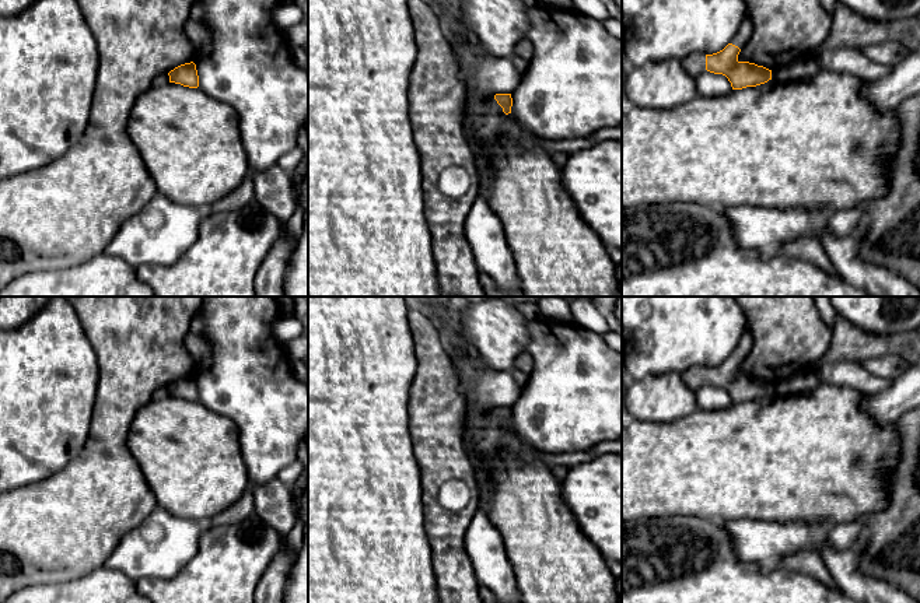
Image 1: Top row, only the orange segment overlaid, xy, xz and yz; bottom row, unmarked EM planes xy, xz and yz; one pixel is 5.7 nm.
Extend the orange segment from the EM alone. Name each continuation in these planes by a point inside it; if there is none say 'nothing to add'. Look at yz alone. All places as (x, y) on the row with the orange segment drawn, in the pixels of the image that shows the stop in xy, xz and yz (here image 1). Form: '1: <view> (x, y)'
1: yz (745, 31)
2: yz (695, 63)

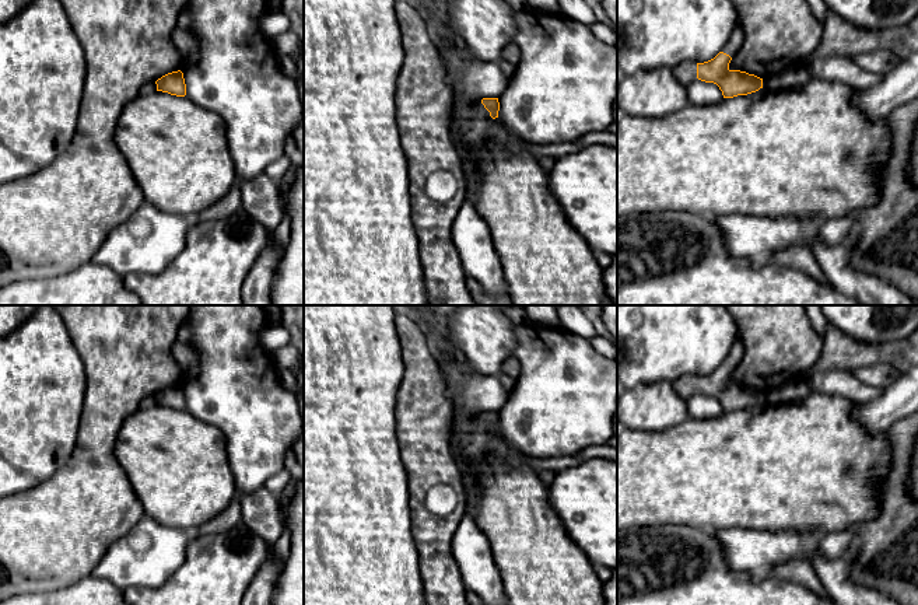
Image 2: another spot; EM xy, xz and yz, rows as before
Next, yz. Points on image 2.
1: yz (736, 39)
2: yz (686, 72)

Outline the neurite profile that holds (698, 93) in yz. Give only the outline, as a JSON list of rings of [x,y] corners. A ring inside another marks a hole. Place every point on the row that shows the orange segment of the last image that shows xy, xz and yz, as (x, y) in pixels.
[[[698,78],[693,80],[687,87],[687,99],[694,105],[712,105],[722,101],[723,95],[714,83],[705,83]]]

